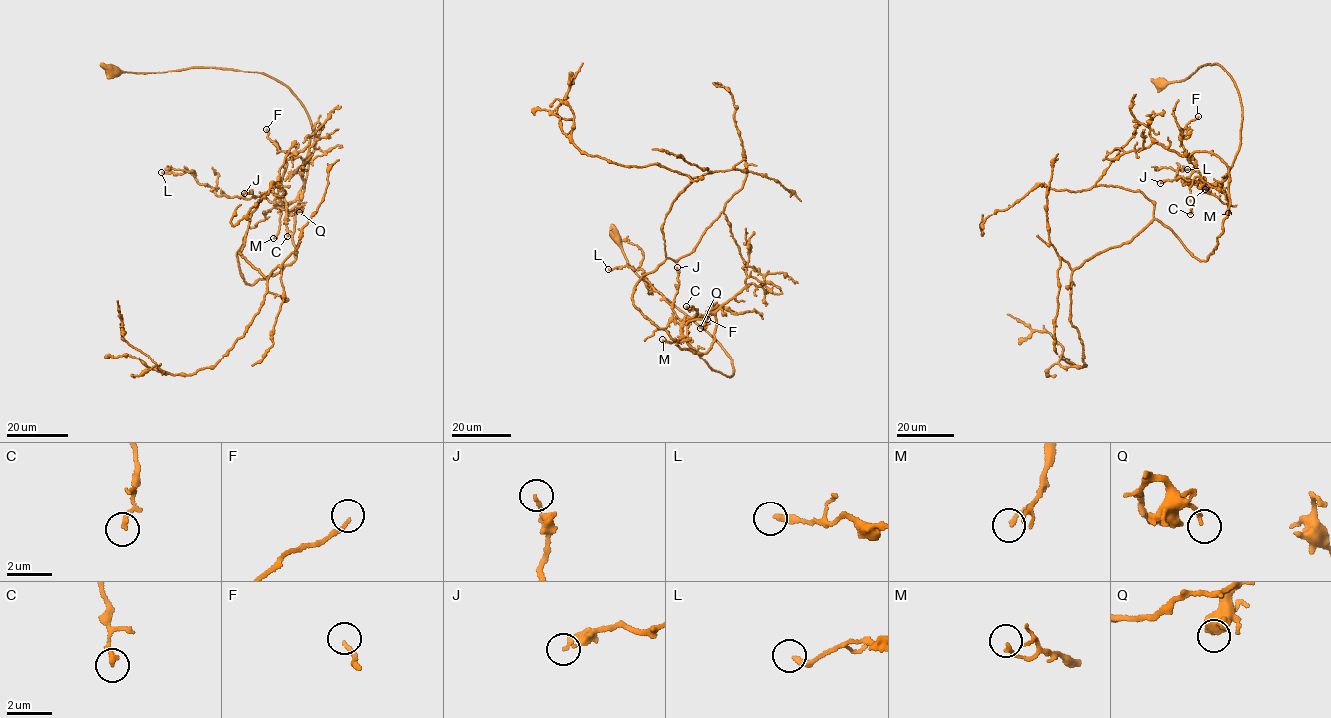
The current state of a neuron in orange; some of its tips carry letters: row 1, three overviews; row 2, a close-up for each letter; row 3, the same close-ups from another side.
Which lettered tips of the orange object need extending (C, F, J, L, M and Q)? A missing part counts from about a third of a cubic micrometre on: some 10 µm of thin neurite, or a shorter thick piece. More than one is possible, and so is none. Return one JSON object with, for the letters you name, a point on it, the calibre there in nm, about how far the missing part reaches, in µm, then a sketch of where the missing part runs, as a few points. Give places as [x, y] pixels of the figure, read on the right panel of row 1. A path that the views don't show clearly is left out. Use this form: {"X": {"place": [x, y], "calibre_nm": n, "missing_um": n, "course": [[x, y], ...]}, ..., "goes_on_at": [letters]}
{"goes_on_at": []}

